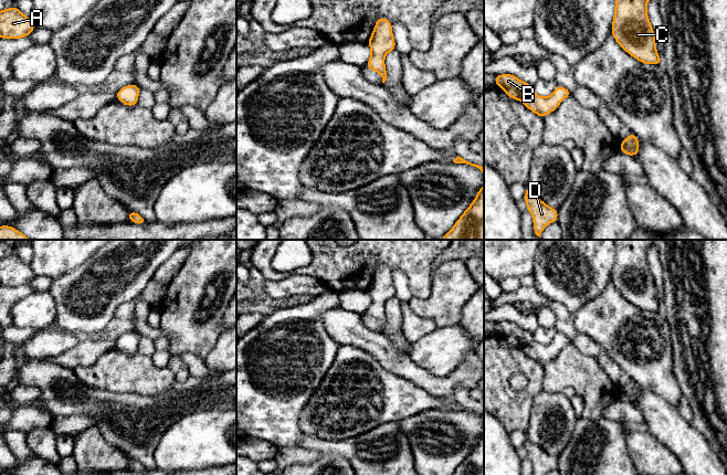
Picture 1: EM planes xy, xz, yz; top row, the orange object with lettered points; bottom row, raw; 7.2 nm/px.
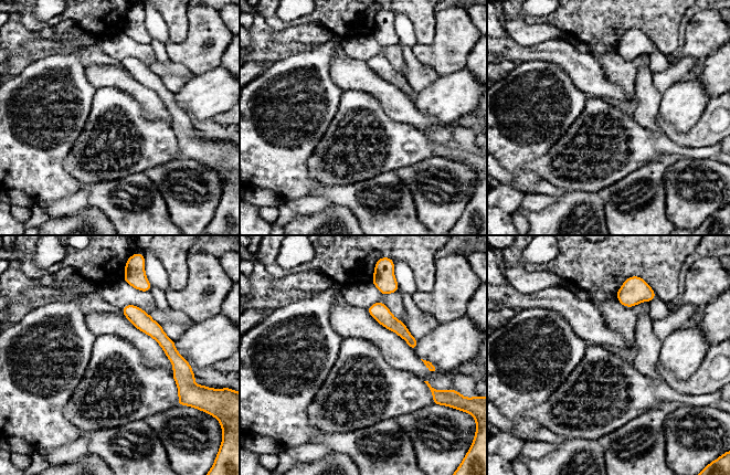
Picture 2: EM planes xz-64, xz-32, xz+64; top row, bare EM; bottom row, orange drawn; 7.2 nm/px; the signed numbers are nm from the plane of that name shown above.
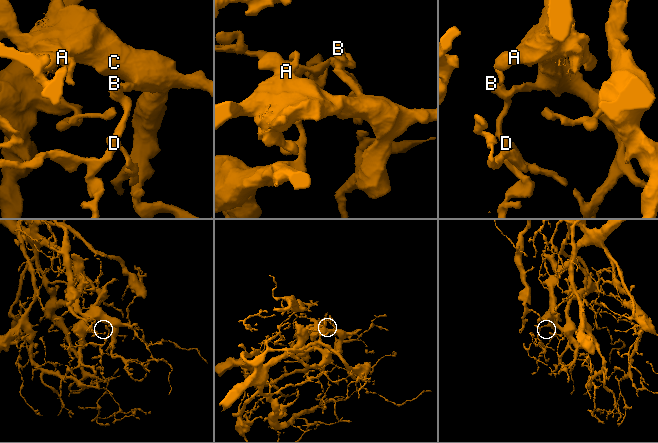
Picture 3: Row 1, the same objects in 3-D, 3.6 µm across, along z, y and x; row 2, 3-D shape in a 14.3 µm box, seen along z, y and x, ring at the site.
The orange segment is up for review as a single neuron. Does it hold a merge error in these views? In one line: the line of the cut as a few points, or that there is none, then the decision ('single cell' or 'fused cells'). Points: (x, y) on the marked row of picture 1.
no cut; single cell

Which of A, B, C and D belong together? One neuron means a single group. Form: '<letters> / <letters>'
A B C D

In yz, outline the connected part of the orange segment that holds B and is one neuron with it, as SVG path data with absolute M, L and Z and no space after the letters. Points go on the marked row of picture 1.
M512 74L496 75L495 84L503 88L510 98L523 102L529 110L541 118L552 113L562 99L571 96L571 91L559 85L550 96L538 96L534 91L534 85L525 83Z

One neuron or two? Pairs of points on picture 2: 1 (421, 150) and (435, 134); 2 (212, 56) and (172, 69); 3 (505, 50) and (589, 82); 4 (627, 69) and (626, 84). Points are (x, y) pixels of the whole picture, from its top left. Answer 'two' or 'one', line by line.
1: two
2: two
3: one
4: one

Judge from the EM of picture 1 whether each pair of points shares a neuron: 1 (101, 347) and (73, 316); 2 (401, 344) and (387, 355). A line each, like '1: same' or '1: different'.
1: different
2: different

